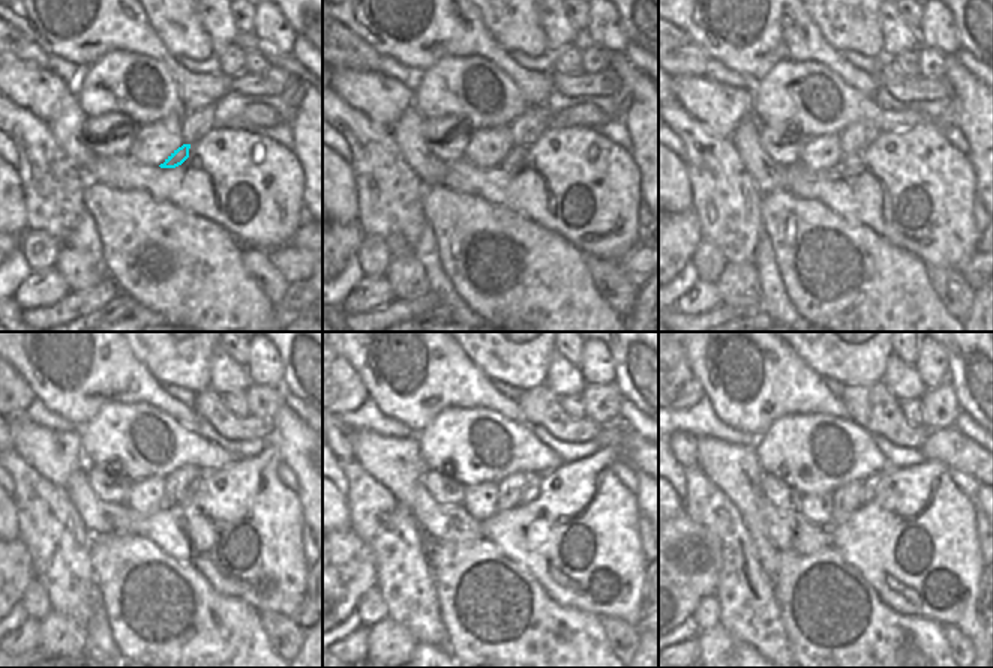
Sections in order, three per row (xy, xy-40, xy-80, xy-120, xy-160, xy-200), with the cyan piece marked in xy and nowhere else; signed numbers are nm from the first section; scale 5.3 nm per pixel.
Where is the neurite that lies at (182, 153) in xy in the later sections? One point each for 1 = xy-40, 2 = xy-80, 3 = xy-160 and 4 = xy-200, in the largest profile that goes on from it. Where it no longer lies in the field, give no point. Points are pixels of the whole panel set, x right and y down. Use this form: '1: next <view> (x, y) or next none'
1: next xy-40 (516, 153)
2: next xy-80 (854, 158)
3: next xy-160 (533, 488)
4: next xy-200 (870, 485)

